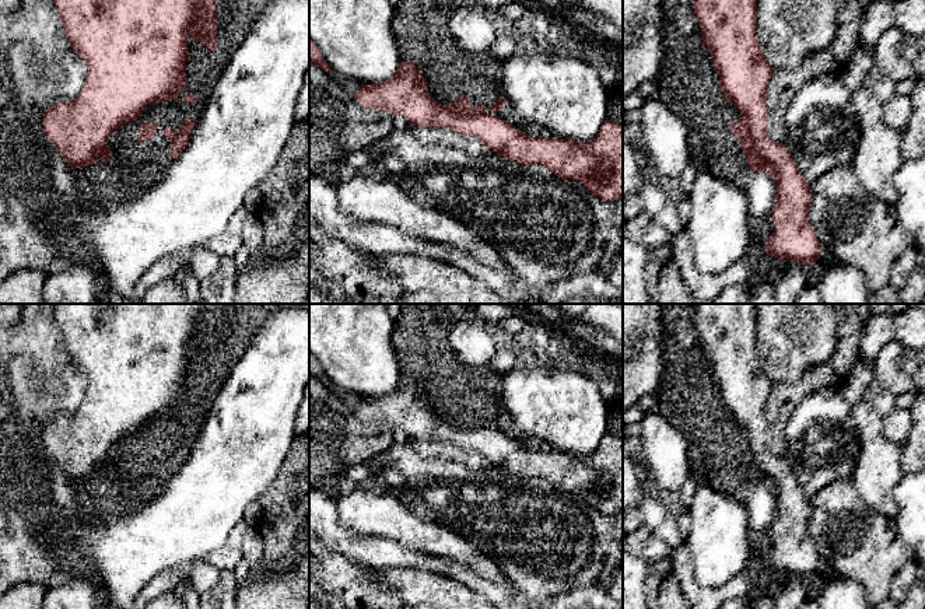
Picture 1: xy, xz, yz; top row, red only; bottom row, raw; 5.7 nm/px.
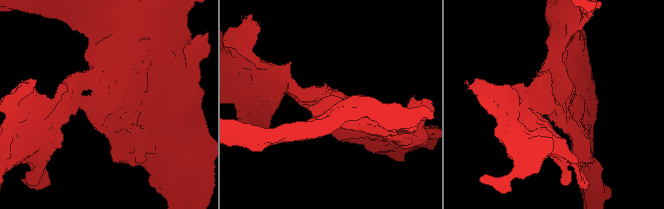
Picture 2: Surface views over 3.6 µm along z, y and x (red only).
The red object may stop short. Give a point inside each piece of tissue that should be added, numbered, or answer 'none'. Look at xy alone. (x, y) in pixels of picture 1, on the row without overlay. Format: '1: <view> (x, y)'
none

